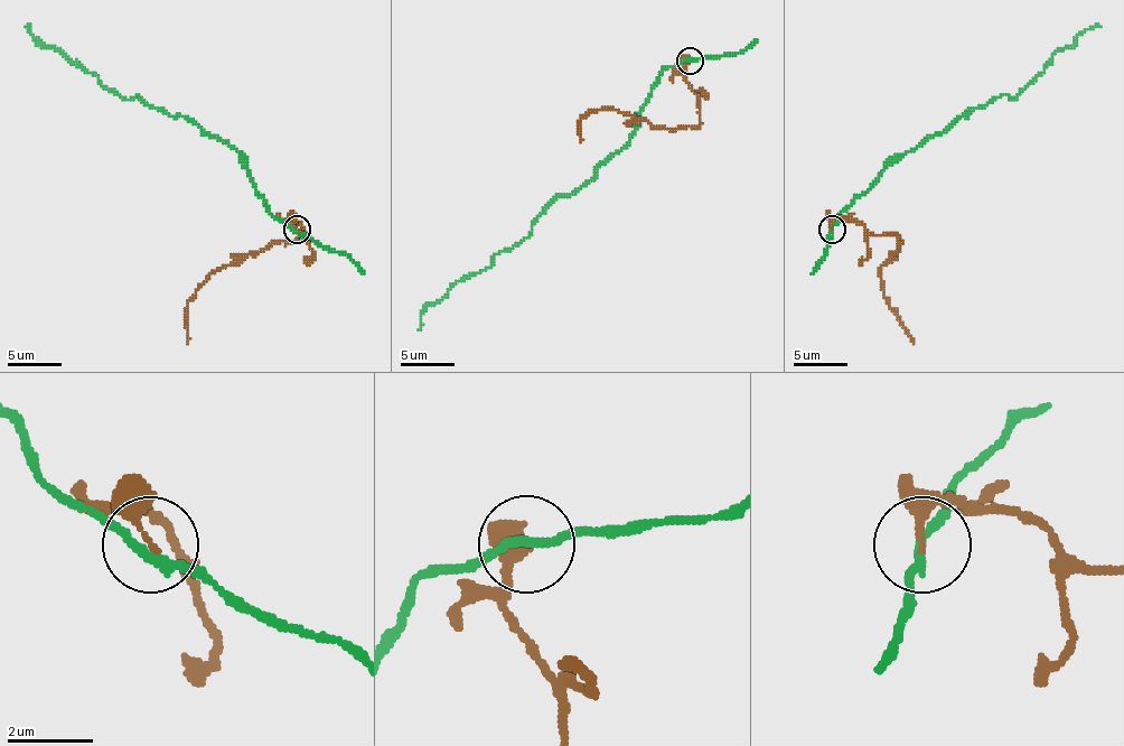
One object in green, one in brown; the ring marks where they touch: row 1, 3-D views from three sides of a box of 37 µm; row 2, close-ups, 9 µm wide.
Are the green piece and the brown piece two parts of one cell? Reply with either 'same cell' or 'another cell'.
another cell

